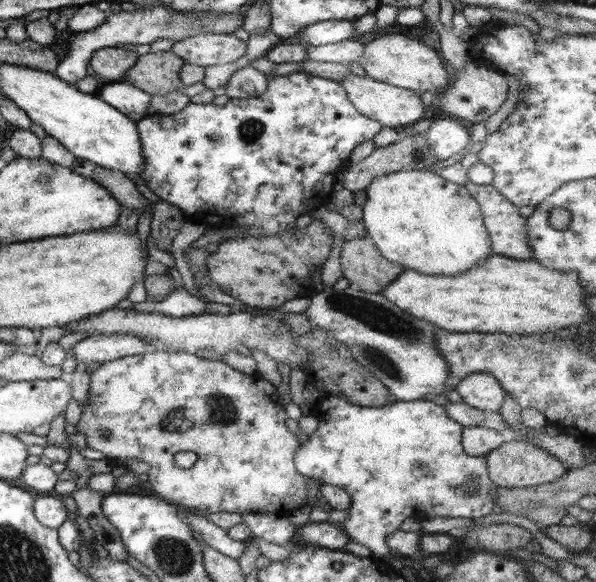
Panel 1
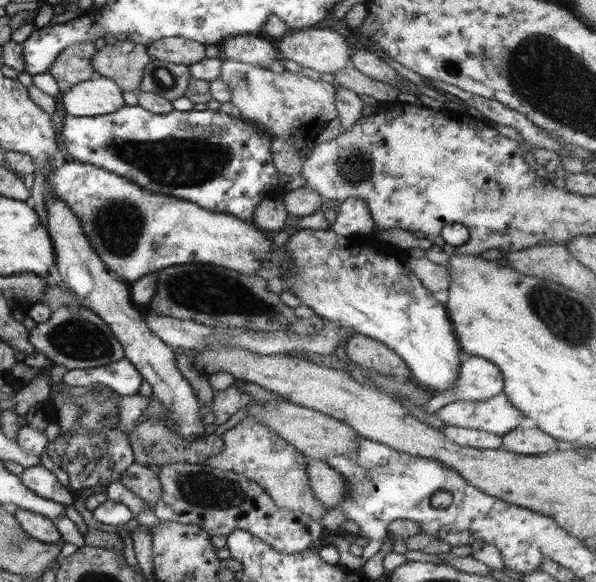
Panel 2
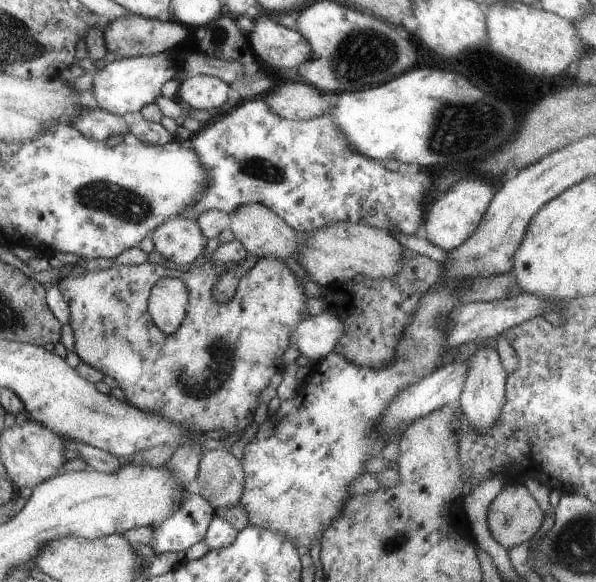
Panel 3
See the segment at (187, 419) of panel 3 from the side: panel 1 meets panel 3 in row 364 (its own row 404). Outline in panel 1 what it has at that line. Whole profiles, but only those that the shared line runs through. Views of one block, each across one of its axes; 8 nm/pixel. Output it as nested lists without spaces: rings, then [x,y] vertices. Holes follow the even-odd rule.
[[[150,351],[136,356],[126,356],[119,360],[104,362],[99,368],[90,374],[89,403],[82,410],[82,416],[76,426],[76,430],[86,436],[88,447],[100,450],[105,454],[105,458],[124,462],[126,466],[129,460],[141,460],[149,464],[151,468],[148,472],[149,481],[154,490],[154,496],[164,499],[168,503],[173,503],[198,514],[208,515],[215,512],[235,512],[235,513],[273,513],[287,515],[296,508],[304,507],[307,504],[307,477],[302,476],[295,467],[293,458],[297,448],[301,445],[298,437],[290,432],[286,427],[285,406],[280,402],[276,386],[271,384],[259,374],[245,374],[230,367],[224,362],[216,360],[206,360],[198,356],[180,353],[169,353]],[[180,451],[192,451],[198,454],[197,461],[192,468],[178,468],[174,464],[174,454]]]

